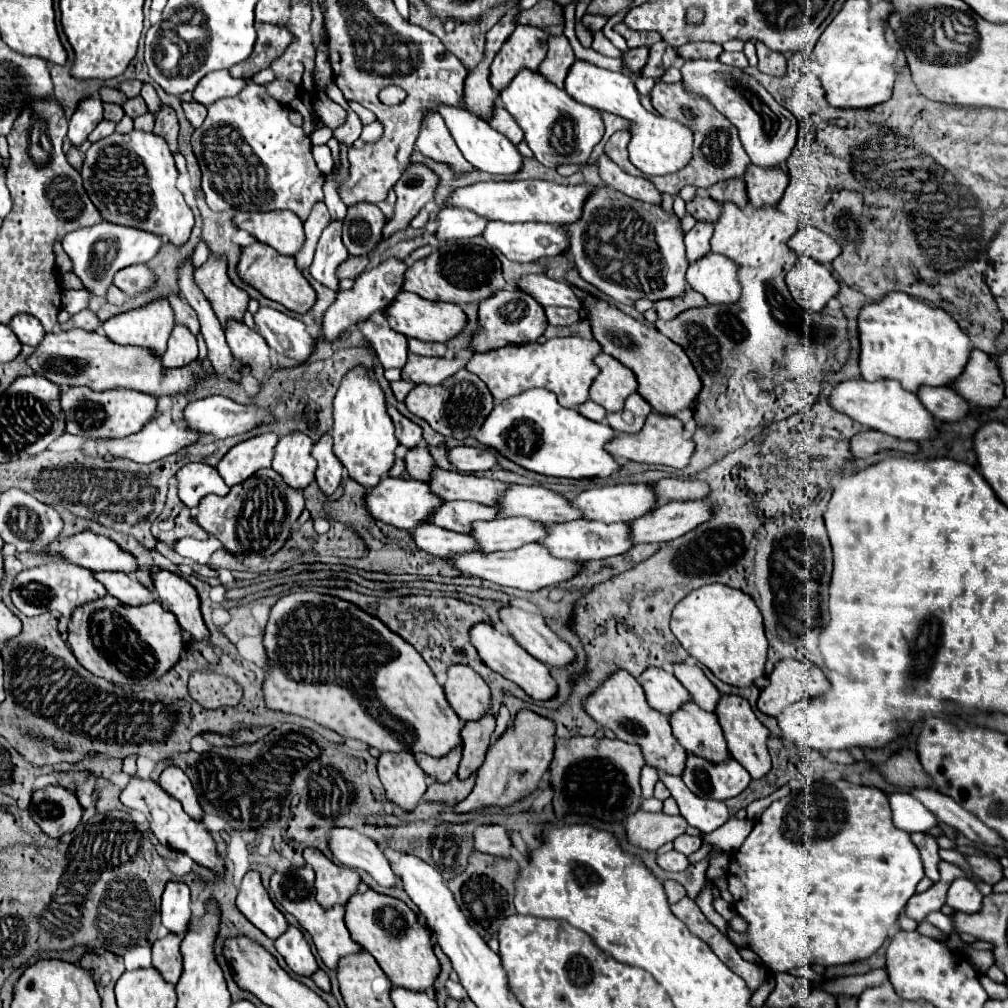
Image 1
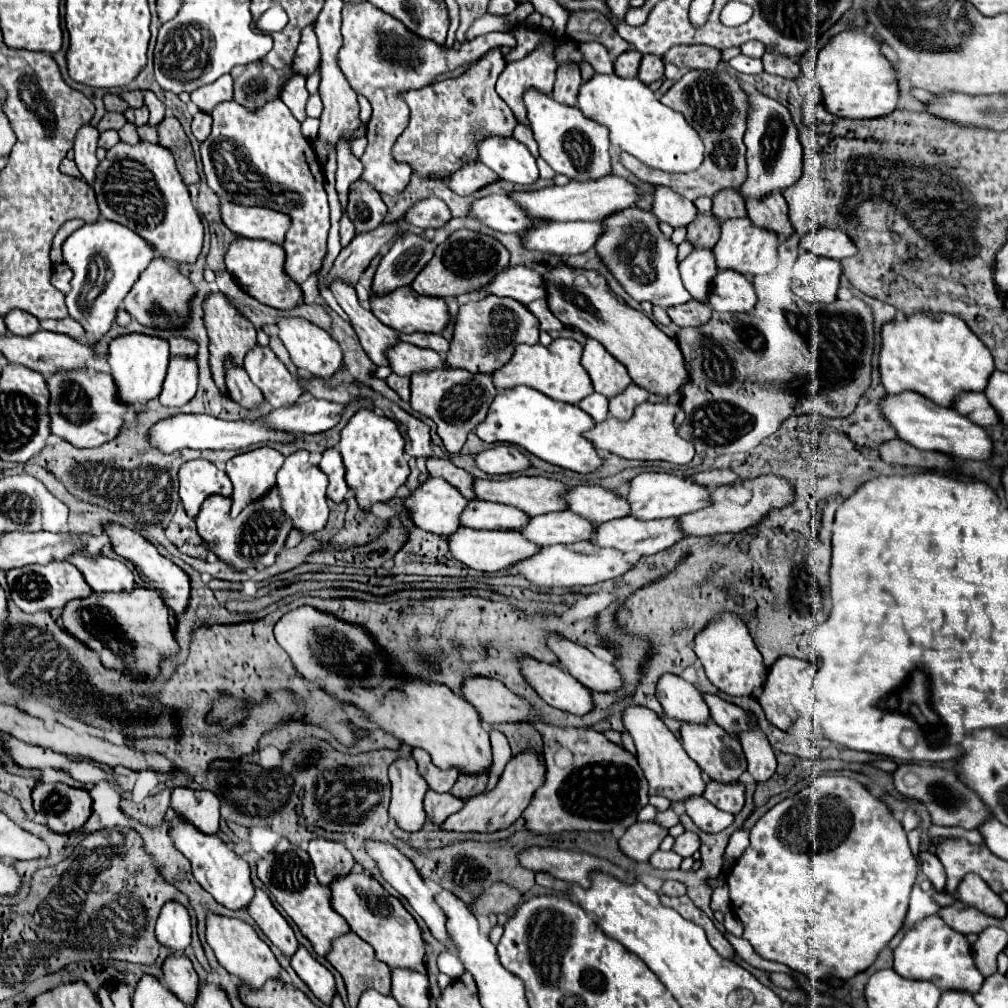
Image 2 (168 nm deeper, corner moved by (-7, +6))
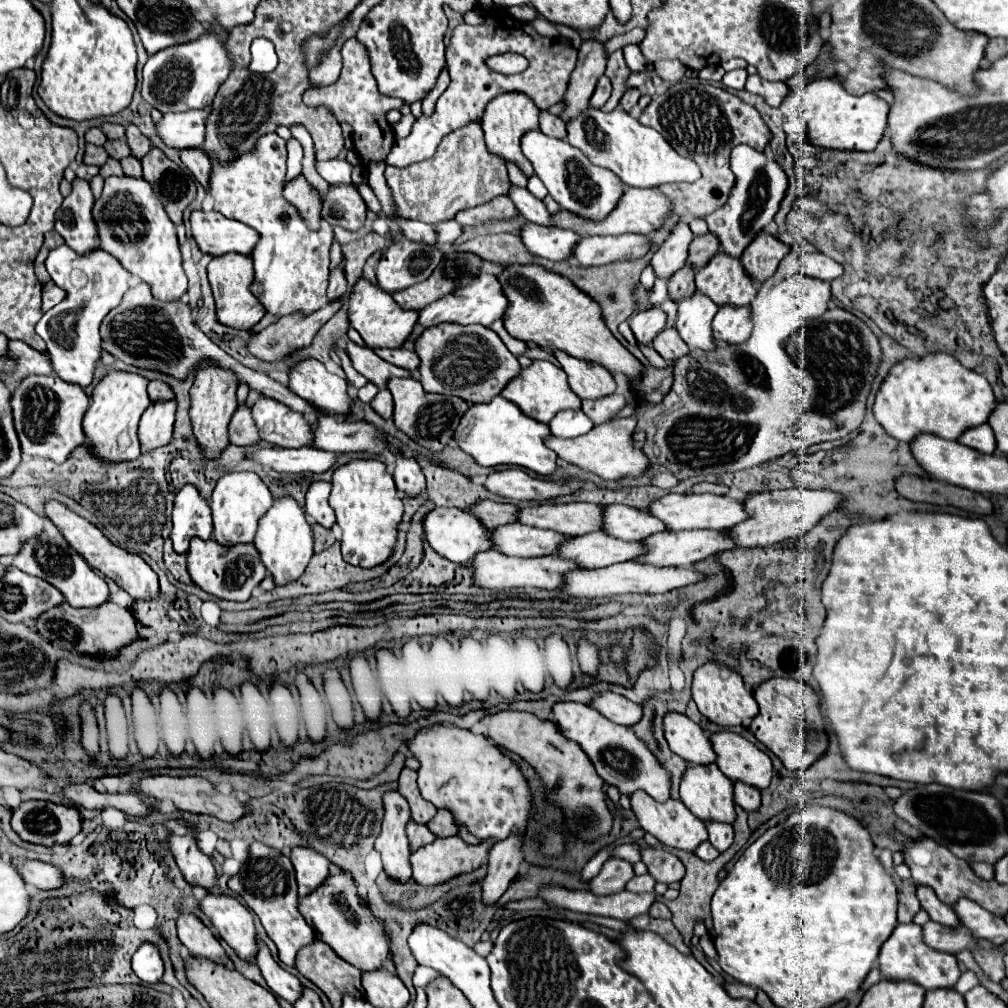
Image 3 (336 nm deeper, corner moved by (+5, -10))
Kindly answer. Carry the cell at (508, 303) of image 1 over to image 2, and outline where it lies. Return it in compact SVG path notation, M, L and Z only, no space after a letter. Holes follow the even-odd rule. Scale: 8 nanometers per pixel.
M498 296L470 300L460 306L454 320L454 336L446 352L446 366L462 368L472 374L490 374L508 364L518 344L538 344L538 320L520 302Z

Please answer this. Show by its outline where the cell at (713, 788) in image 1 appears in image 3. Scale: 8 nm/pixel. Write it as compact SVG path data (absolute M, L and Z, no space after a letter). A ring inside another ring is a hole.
M708 820L706 822L706 830L708 830L708 840L720 852L724 852L732 844L732 840L734 840L734 830L732 830L732 824L728 824L728 822Z

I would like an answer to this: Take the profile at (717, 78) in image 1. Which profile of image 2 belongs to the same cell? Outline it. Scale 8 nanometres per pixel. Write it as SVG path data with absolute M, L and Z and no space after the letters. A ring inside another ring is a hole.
M748 94L750 100L750 118L748 130L744 134L746 144L746 180L738 188L740 196L762 200L774 192L784 192L788 186L798 182L802 176L802 146L798 140L798 130L790 118L790 112L780 102L764 96L764 94Z

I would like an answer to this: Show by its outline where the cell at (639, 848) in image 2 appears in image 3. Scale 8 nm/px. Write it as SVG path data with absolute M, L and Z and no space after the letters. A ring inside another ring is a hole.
M608 858L596 878L590 882L590 890L598 894L614 894L626 888L626 882L634 876L634 866L622 858Z

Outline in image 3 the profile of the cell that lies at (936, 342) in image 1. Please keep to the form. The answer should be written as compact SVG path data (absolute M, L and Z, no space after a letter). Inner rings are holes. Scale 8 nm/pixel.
M930 352L928 356L924 354L896 362L882 380L872 410L884 430L896 440L910 442L912 436L920 432L932 432L948 440L958 440L960 432L966 428L984 424L994 404L996 398L984 376L964 368L964 364L952 354Z

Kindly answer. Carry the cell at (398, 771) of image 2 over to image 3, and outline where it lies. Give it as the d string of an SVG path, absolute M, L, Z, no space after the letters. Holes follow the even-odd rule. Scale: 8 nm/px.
M398 790L384 794L384 820L382 832L376 838L376 850L382 854L382 864L388 876L396 880L408 880L410 868L410 842L406 836L406 824L410 822L410 808Z

